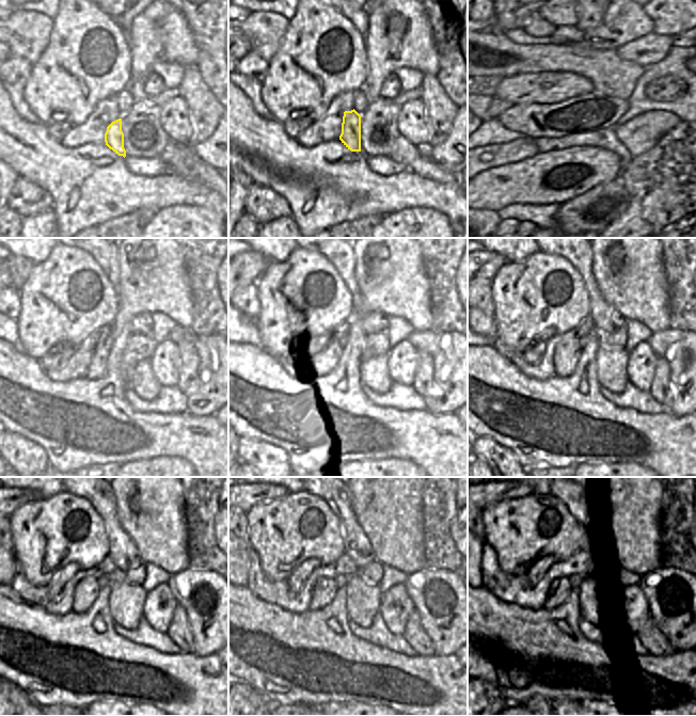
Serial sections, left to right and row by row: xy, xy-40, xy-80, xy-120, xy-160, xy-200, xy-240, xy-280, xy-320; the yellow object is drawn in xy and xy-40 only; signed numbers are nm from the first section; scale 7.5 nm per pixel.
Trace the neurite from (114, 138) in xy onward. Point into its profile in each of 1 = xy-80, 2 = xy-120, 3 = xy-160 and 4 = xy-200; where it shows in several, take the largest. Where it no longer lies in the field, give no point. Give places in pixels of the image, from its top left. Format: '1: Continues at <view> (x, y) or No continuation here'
1: Continues at xy-80 (586, 123)
2: Continues at xy-120 (96, 368)
3: Continues at xy-160 (328, 355)
4: Continues at xy-200 (567, 352)

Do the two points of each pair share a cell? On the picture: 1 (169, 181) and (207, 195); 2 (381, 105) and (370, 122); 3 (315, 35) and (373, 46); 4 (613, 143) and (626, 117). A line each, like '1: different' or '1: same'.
1: same
2: same
3: different
4: same

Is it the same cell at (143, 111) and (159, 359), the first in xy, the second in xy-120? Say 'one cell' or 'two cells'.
two cells

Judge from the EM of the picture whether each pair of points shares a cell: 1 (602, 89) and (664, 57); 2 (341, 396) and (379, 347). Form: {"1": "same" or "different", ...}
{"1": "same", "2": "different"}

